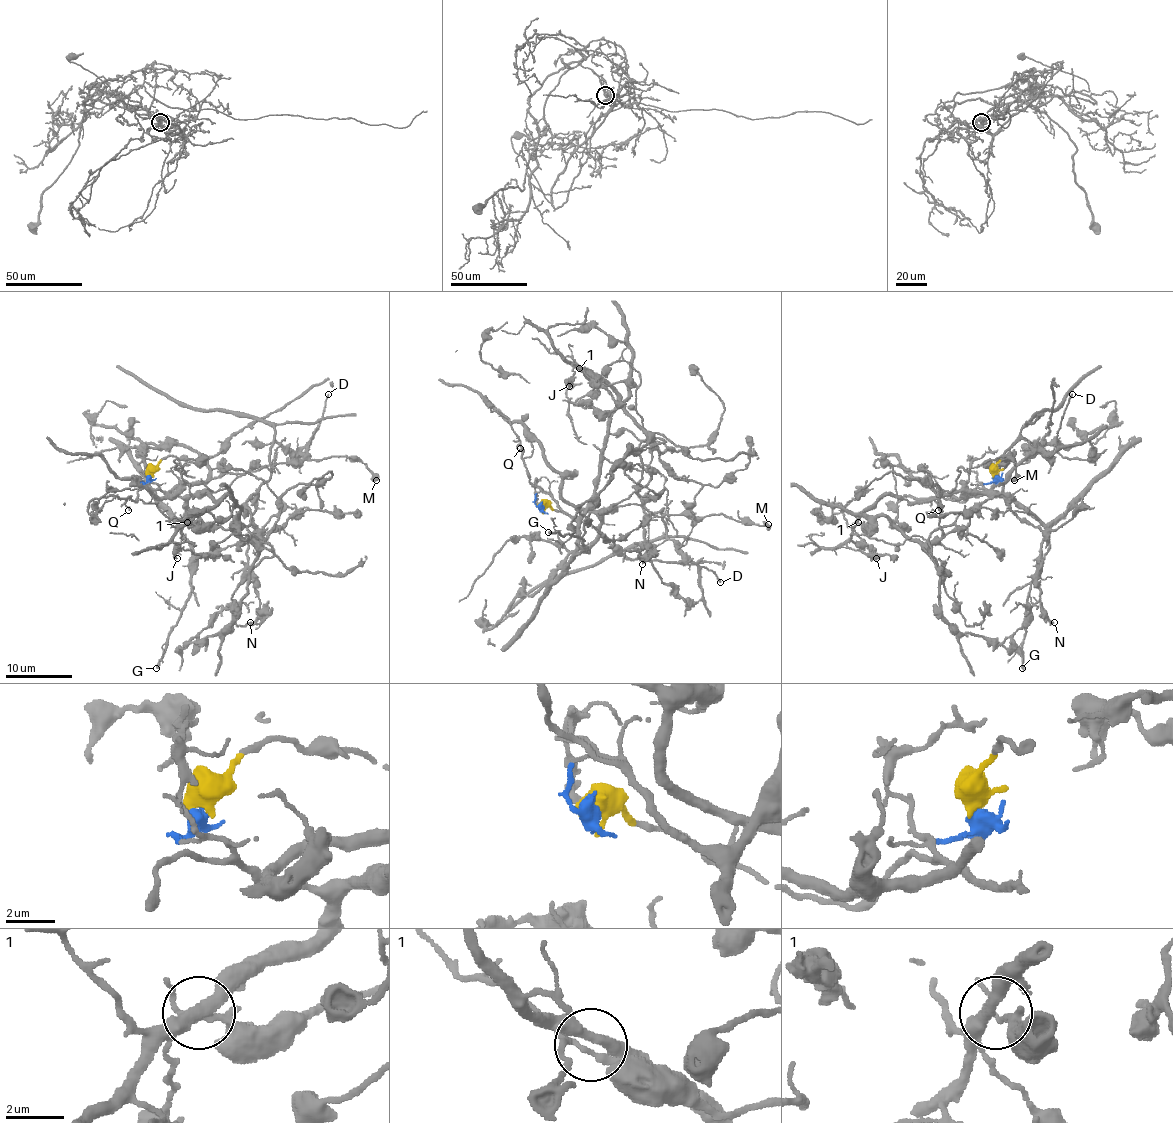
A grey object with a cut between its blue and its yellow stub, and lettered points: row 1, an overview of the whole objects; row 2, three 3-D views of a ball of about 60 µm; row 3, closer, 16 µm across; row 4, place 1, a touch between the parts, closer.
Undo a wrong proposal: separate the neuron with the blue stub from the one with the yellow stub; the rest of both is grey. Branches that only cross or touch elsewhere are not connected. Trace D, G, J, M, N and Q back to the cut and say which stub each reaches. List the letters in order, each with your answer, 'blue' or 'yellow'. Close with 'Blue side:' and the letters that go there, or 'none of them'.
D: blue
G: blue
J: blue
M: yellow
N: blue
Q: blue
Blue side: D, G, J, N, Q

